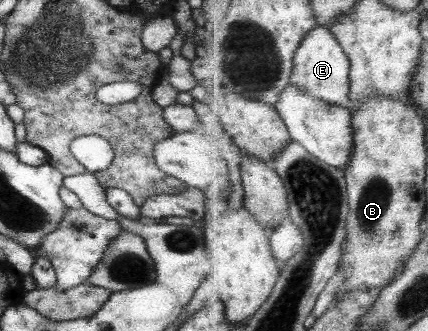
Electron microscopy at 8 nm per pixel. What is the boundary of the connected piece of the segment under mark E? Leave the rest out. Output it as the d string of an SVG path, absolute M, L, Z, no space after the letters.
M317 25L300 44L294 63L291 83L301 87L308 95L326 103L333 103L344 108L353 106L350 96L351 60L330 28Z

